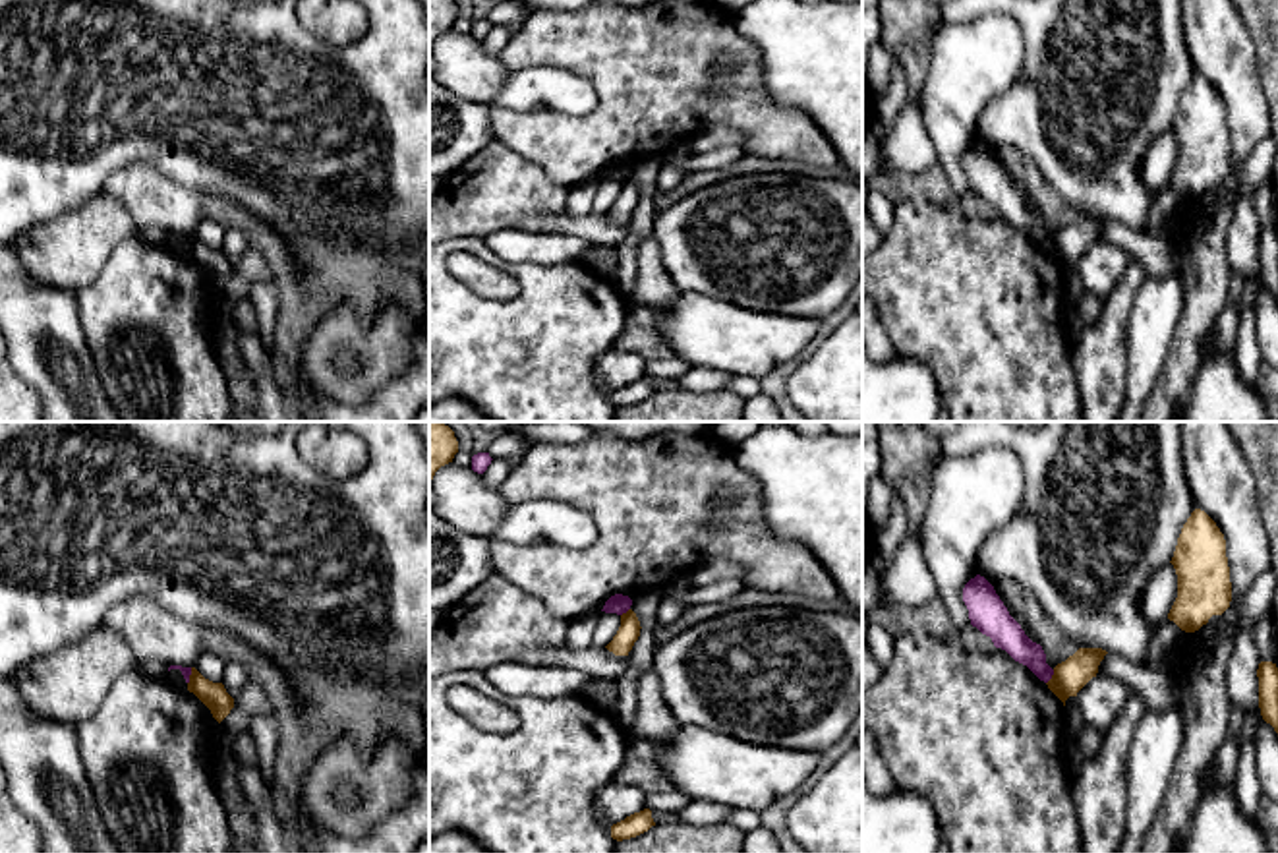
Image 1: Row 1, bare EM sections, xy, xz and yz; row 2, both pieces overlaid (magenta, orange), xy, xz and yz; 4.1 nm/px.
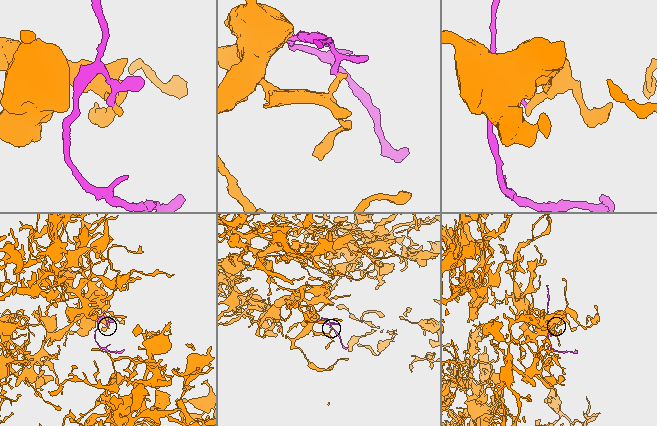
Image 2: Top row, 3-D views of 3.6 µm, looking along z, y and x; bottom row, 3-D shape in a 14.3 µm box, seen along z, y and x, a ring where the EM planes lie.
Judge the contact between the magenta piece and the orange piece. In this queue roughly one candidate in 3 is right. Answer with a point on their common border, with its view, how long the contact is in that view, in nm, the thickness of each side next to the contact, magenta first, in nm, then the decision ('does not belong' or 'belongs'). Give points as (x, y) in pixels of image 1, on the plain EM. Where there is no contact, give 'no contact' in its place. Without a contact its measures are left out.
yz (1050, 244) | 70 nm | 130/140 nm | does not belong

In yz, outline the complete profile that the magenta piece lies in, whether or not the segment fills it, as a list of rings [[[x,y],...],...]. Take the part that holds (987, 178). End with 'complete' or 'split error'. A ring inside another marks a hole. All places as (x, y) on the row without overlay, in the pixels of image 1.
[[[980,141],[963,155],[963,168],[971,191],[990,203],[996,215],[1005,217],[1015,228],[1027,232],[1040,248],[1048,250],[1054,236],[1046,230],[1040,211],[1032,209],[1009,182],[994,153]]] | complete

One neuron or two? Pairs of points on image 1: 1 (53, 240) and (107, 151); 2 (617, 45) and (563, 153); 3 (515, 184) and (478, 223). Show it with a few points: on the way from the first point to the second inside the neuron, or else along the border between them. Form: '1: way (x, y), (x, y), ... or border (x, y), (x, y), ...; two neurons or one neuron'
1: border (103, 190), (76, 207), (29, 227); two neurons
2: way (617, 72), (617, 103), (590, 130); one neuron
3: way (505, 194), (486, 213); one neuron

